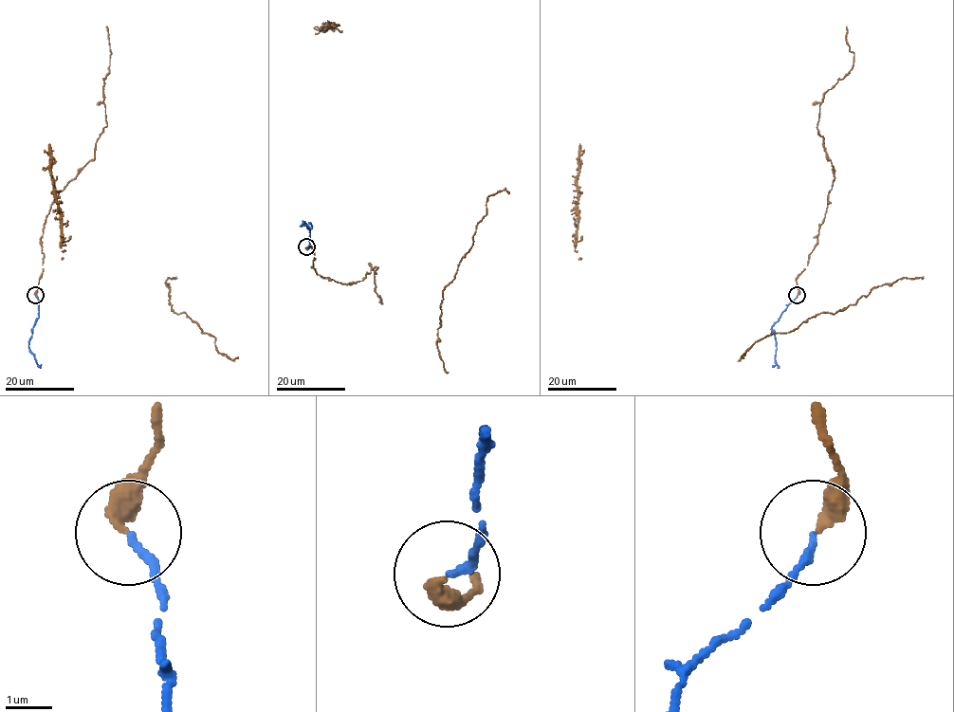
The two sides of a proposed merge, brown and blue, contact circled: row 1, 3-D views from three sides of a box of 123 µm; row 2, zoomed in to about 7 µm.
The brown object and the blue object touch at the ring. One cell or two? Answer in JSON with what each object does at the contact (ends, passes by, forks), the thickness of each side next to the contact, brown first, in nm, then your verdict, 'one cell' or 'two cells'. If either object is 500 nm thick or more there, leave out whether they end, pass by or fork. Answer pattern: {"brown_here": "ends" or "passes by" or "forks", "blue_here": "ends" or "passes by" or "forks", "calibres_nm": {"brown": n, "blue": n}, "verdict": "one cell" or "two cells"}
{"brown_here": "ends", "blue_here": "ends", "calibres_nm": {"brown": 360, "blue": 160}, "verdict": "one cell"}

